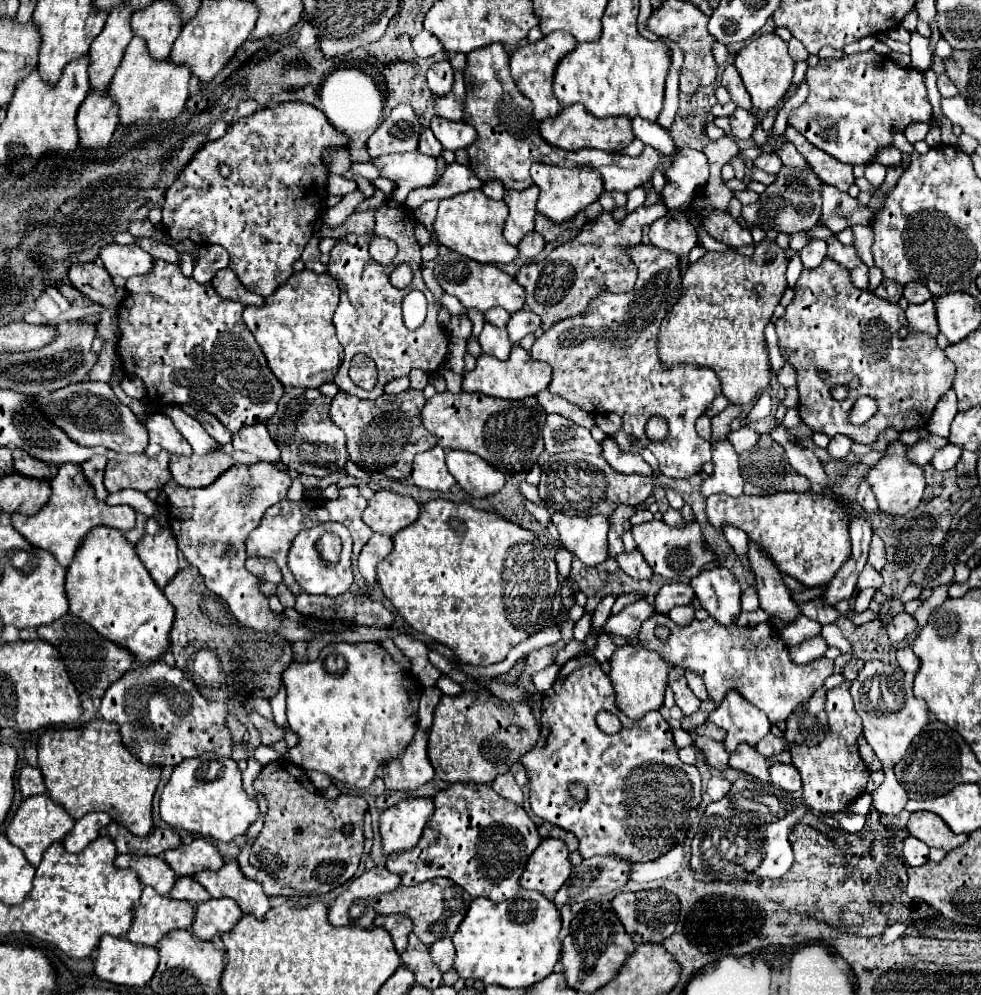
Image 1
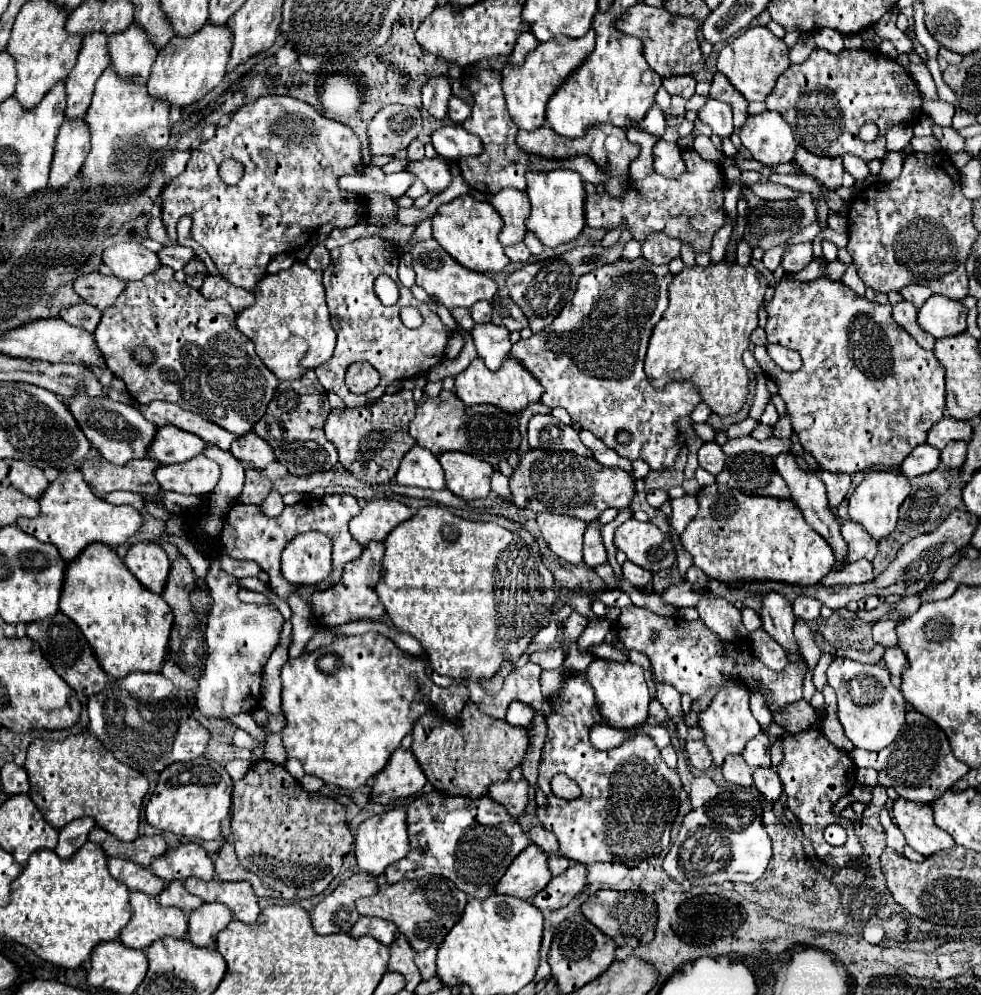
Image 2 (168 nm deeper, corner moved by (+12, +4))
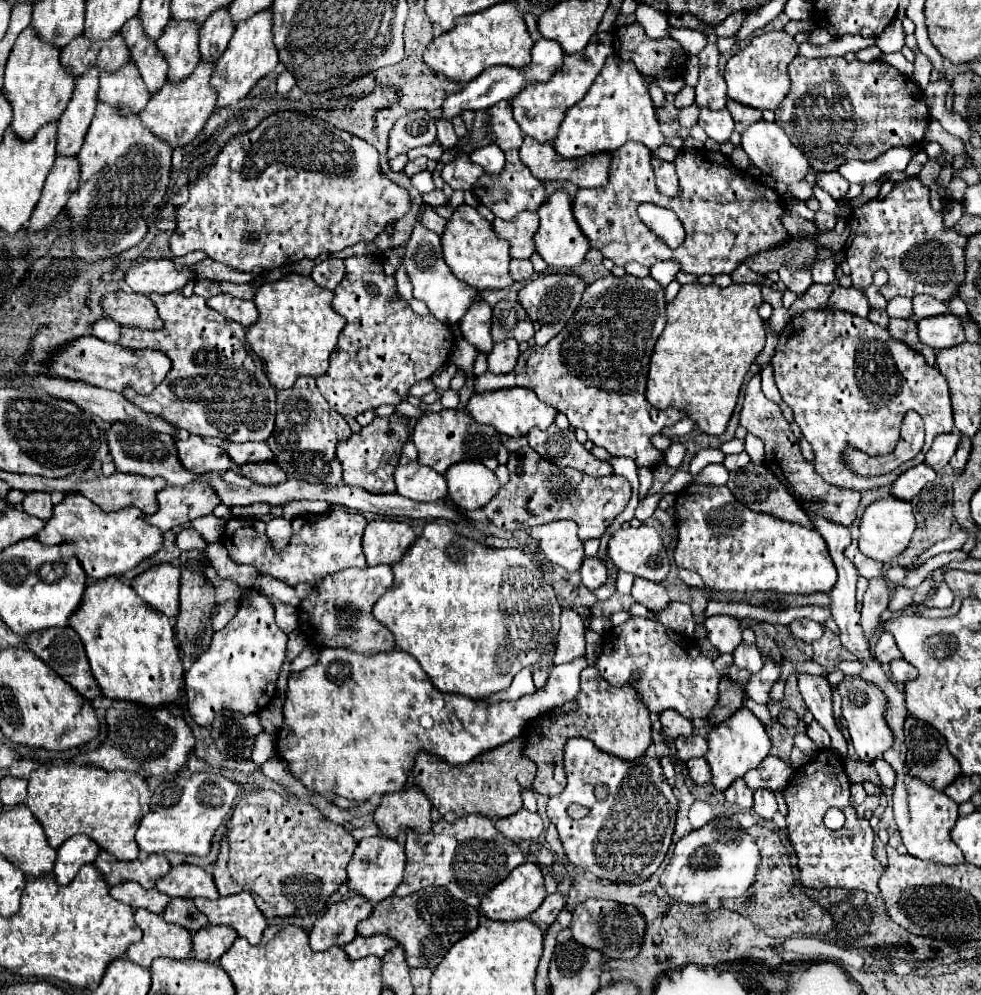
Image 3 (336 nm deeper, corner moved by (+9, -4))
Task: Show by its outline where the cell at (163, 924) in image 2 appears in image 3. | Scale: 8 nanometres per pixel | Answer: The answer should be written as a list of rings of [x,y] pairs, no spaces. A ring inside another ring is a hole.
[[[147,909],[135,911],[135,923],[143,929],[143,939],[127,949],[127,959],[149,969],[151,959],[187,959],[191,955],[191,931],[167,923],[161,915]]]

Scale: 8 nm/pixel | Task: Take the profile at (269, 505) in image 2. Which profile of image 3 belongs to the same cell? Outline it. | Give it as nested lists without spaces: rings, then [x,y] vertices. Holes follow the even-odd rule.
[[[275,517],[267,523],[267,537],[271,541],[271,545],[275,547],[275,551],[281,551],[289,545],[291,539],[291,523],[283,517]]]

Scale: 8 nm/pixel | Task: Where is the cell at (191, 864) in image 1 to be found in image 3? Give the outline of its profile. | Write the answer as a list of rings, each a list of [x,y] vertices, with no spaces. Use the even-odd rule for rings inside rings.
[[[195,865],[173,867],[163,879],[159,879],[155,889],[169,897],[181,897],[181,899],[197,899],[197,897],[219,899],[213,875]]]

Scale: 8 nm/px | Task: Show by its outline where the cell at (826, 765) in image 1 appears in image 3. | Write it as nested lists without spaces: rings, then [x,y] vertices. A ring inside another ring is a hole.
[[[831,749],[819,751],[819,755],[803,765],[791,785],[783,791],[787,803],[787,831],[789,841],[797,853],[799,881],[811,889],[841,887],[847,891],[867,891],[879,895],[877,881],[883,875],[881,863],[873,855],[873,829],[865,817],[857,817],[855,807],[849,801],[849,779],[843,769],[843,759]],[[837,807],[845,813],[847,821],[839,831],[831,831],[823,825],[827,809]]]

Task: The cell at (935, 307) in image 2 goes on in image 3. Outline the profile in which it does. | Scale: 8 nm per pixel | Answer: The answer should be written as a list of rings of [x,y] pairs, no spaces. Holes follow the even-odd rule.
[[[941,315],[919,321],[919,341],[935,351],[955,347],[965,341],[963,325],[957,315]]]

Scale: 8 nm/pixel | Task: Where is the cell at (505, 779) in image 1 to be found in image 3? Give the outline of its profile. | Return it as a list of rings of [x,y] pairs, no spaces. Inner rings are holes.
[[[527,809],[511,815],[511,819],[499,819],[493,823],[495,823],[497,831],[501,831],[513,843],[537,841],[537,837],[543,831],[543,821],[541,821],[539,813],[531,813]]]

